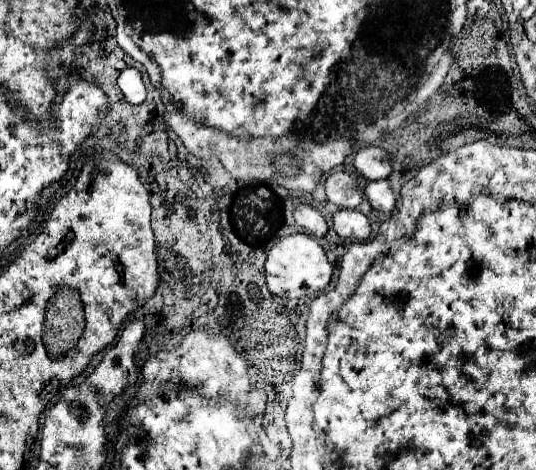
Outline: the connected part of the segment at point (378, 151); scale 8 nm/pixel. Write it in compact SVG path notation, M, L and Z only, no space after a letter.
M363 147L353 155L353 167L359 175L363 175L369 181L389 177L389 153L385 153L381 147Z

